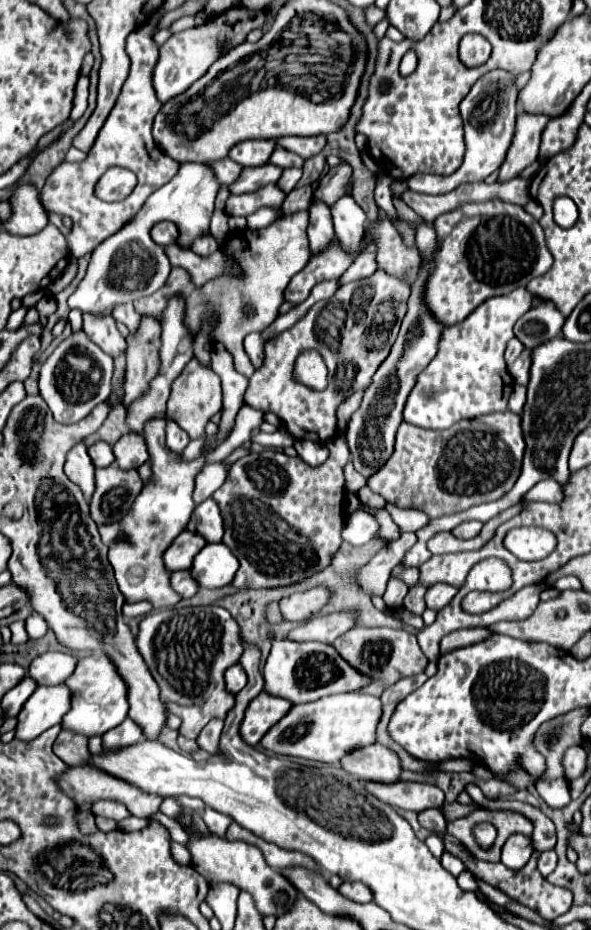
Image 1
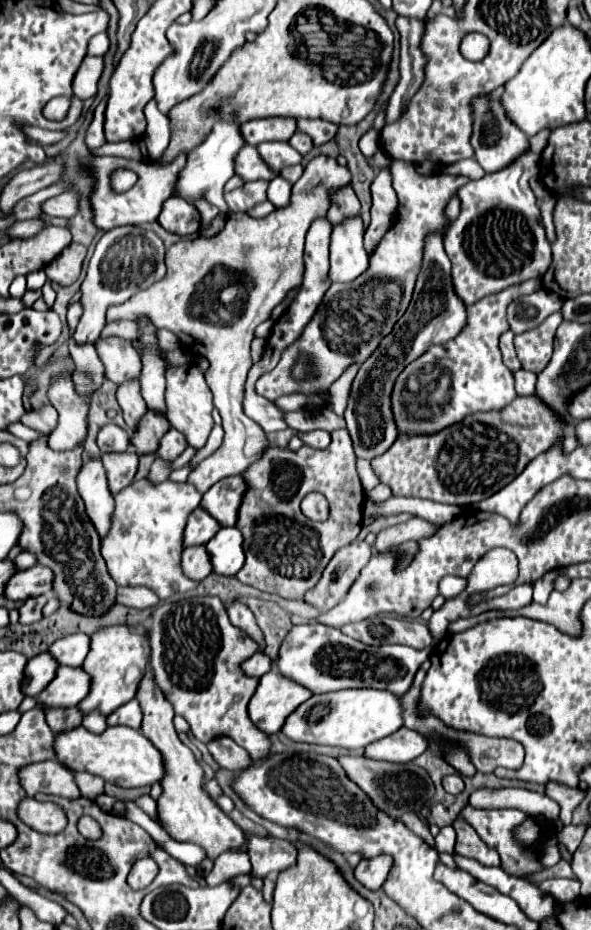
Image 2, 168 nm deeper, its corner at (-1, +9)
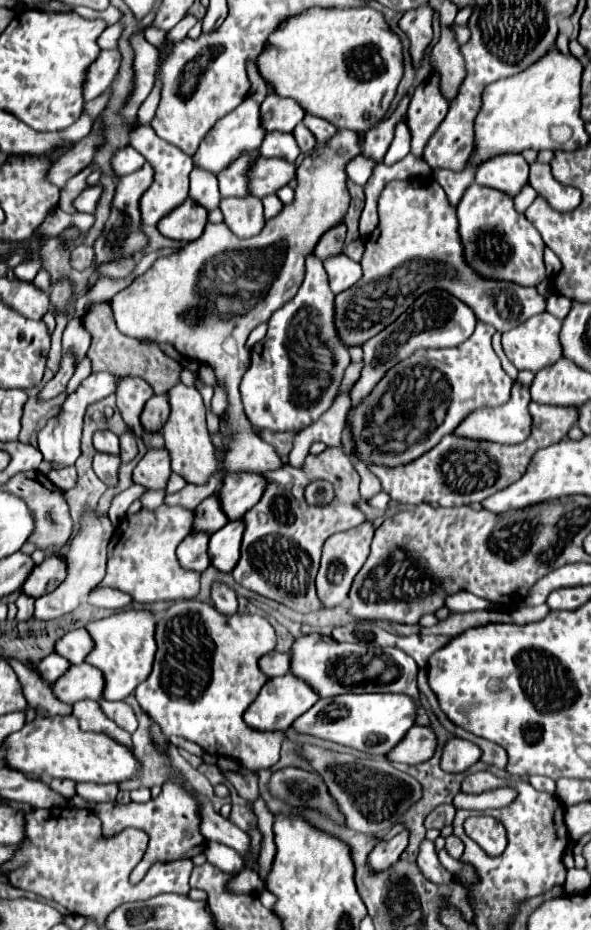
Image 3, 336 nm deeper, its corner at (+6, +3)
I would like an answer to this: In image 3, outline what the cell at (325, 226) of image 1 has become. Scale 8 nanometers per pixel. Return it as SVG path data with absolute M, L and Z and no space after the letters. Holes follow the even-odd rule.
M311 254L307 258L307 274L305 274L305 280L299 288L299 292L295 294L293 300L289 300L283 308L275 310L273 316L269 318L267 336L251 350L251 366L241 380L241 402L243 402L247 418L251 420L251 424L255 428L279 430L279 432L285 432L285 430L299 432L305 426L319 420L321 414L327 412L329 406L333 404L333 400L339 392L345 368L351 364L349 350L341 342L335 322L333 322L335 320L333 300L335 300L335 294L329 290L327 272L323 268L323 262Z

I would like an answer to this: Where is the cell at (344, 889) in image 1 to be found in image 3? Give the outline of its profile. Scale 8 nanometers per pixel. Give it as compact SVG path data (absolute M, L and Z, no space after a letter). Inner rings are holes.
M409 830L399 832L397 836L393 836L391 840L381 842L379 846L375 846L375 850L369 854L369 862L375 870L387 870L389 864L397 862L399 856L403 854L403 850L409 844Z

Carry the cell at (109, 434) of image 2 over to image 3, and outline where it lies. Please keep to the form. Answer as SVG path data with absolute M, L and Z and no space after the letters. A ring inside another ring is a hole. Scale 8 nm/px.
M97 432L93 436L93 444L95 450L99 452L107 452L107 454L119 454L119 438L113 432Z

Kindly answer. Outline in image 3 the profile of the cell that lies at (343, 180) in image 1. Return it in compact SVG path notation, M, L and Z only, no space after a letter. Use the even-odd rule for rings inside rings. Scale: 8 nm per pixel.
M345 224L335 226L333 230L329 230L329 234L325 234L325 238L321 238L321 242L315 246L315 256L323 262L331 256L339 256L343 252L343 240L345 240Z

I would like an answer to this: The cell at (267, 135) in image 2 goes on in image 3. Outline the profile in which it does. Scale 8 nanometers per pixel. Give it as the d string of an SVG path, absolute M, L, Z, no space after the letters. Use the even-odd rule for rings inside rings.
M267 94L261 104L261 122L265 130L293 132L293 128L303 120L305 110L293 98L283 98L279 94Z

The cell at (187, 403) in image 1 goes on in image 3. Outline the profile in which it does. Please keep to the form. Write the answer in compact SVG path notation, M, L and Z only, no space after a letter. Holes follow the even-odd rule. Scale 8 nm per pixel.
M185 384L173 386L169 390L169 404L171 404L171 416L161 428L161 434L165 438L165 448L171 458L171 470L179 474L187 484L205 484L213 474L219 470L219 462L215 458L215 448L211 444L211 436L205 424L205 406L203 398L197 388L189 388Z

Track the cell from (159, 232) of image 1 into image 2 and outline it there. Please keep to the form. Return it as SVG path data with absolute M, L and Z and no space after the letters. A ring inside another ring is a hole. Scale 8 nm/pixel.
M168 198L164 202L164 208L158 216L158 222L164 230L168 230L172 234L180 234L180 236L194 234L200 228L198 210L180 198Z

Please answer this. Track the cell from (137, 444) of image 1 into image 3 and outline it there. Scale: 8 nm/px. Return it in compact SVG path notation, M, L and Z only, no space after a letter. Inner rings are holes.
M159 394L159 396L151 396L145 404L145 410L141 414L141 422L147 430L153 430L153 432L159 432L163 422L169 418L169 400L167 400L167 394Z

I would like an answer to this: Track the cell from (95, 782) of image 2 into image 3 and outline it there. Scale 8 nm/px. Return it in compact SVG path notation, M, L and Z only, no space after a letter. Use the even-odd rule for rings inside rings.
M53 780L49 784L49 788L57 794L61 794L65 800L67 798L73 798L75 796L75 782L69 782L69 780Z

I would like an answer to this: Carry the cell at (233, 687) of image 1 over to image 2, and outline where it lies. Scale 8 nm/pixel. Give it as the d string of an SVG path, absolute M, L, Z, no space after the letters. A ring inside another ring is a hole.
M256 652L256 654L250 656L248 660L244 660L244 662L240 664L240 668L242 668L242 672L244 672L246 676L260 678L260 676L264 676L264 674L272 668L272 662L270 662L270 658L268 658L264 652Z

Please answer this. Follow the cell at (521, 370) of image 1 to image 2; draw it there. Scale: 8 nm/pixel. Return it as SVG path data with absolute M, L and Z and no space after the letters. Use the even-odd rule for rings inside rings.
M556 312L556 314L548 316L548 320L544 324L540 324L540 328L514 336L516 354L518 354L518 360L524 370L540 372L540 368L544 368L544 364L548 364L548 356L552 356L554 332L560 326L560 322L562 322L562 316L560 316L560 312Z

